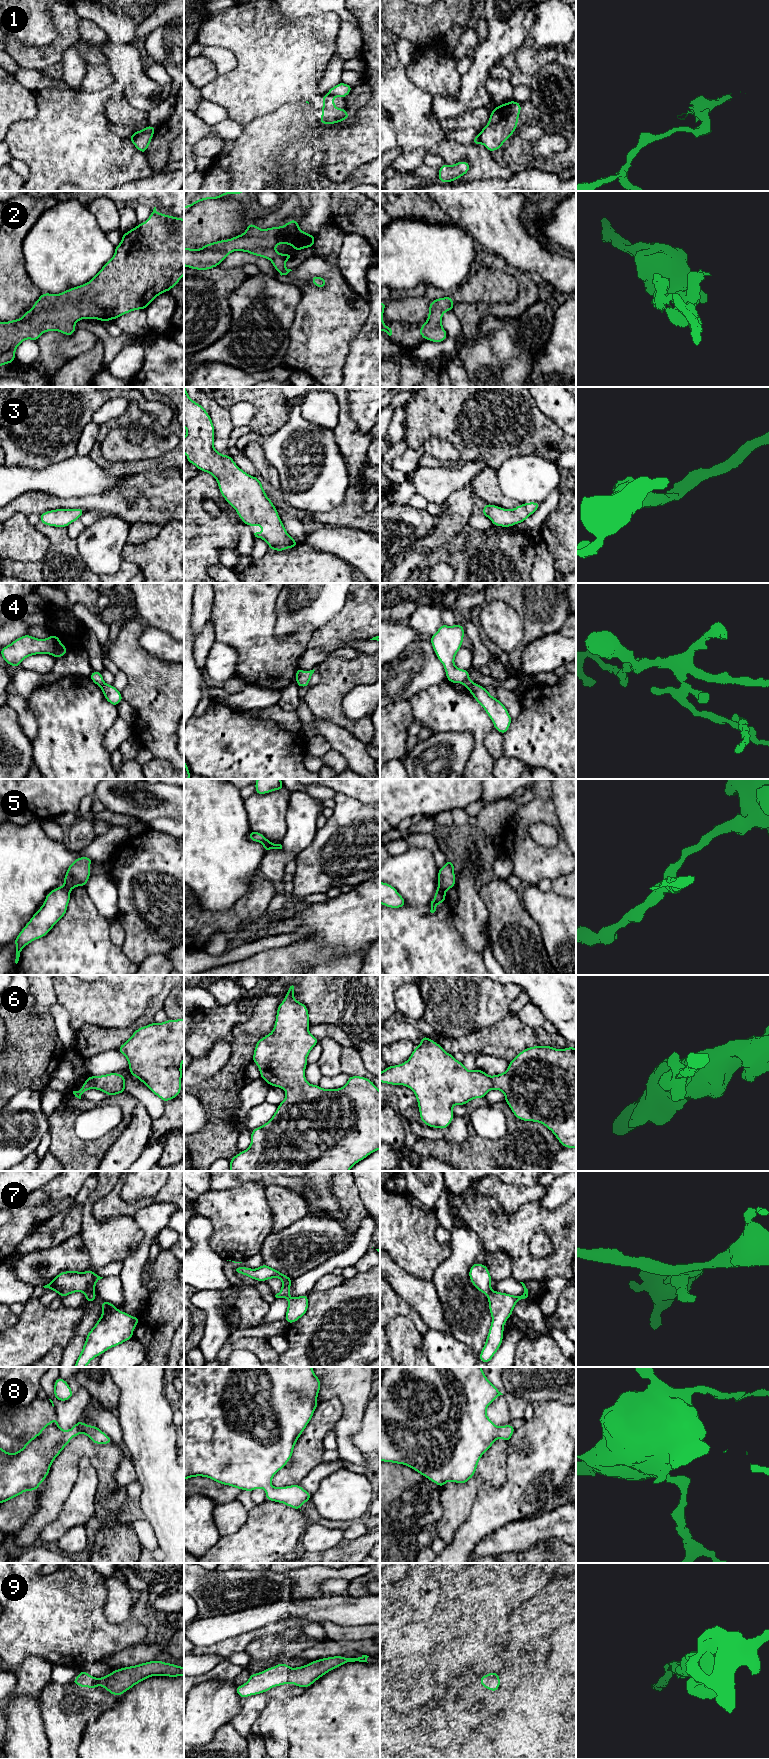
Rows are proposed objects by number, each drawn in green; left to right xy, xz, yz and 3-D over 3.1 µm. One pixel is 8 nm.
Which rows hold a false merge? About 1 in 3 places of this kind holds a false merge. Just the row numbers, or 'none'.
1, 4, 5, 7

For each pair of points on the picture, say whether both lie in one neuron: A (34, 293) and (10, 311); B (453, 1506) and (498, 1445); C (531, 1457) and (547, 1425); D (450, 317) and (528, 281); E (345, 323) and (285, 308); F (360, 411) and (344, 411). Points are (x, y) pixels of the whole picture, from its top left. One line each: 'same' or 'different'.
A: same
B: same
C: same
D: different
E: different
F: different

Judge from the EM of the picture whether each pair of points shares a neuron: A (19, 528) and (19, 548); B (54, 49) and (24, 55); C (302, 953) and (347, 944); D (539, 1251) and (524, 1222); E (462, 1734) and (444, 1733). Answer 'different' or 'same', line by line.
A: same
B: same
C: different
D: different
E: different

